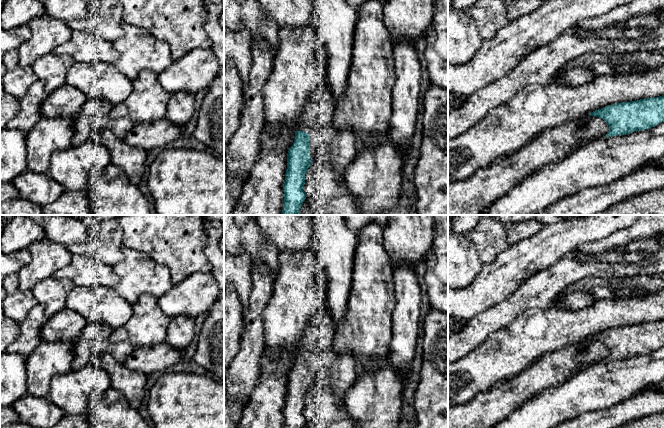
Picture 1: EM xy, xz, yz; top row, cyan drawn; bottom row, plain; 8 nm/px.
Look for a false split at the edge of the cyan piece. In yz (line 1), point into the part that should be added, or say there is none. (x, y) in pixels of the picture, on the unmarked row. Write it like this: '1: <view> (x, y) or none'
1: none

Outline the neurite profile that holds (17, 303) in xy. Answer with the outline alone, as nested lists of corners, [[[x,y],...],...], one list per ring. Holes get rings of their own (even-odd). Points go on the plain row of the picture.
[[[14,273],[5,278],[2,287],[6,292],[5,298],[0,302],[0,306],[7,317],[22,323],[28,312],[38,304],[32,290],[21,290],[19,287],[18,274]]]

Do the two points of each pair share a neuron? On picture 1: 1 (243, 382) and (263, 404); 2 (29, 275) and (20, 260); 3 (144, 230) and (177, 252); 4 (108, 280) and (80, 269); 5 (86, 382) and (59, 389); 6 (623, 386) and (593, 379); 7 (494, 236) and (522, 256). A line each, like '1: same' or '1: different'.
1: different
2: different
3: same
4: same
5: same
6: same
7: different

